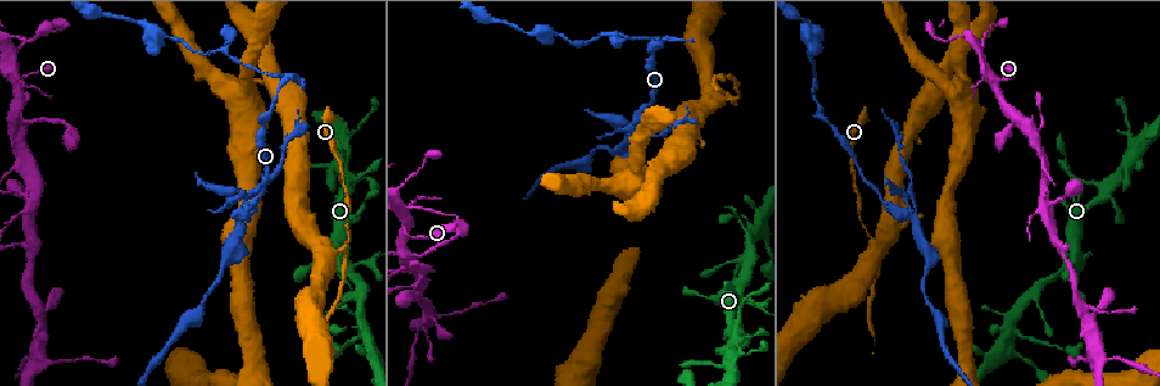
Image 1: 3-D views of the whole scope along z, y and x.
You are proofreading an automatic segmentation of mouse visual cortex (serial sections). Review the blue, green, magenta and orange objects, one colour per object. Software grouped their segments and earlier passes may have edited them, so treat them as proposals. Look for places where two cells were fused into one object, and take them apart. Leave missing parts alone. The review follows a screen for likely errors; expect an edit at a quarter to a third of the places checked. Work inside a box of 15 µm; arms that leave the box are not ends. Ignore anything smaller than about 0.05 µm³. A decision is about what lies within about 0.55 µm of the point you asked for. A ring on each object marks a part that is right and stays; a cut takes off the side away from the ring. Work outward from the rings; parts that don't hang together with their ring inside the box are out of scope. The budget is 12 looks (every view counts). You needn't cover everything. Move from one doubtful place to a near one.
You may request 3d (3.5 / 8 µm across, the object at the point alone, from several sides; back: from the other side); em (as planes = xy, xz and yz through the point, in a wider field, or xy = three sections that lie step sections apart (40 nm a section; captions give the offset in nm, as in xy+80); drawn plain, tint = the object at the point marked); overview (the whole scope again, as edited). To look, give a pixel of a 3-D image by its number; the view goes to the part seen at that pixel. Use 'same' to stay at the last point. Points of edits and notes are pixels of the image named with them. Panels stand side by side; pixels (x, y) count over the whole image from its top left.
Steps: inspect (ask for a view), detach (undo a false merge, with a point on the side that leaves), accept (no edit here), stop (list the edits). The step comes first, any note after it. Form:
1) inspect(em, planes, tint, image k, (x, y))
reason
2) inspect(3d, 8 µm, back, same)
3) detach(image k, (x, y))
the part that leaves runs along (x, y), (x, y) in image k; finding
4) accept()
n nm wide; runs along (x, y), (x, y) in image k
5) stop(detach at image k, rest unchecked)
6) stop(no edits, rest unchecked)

inspect(3d, 8 µm, image 1, (858, 217))
thin neck

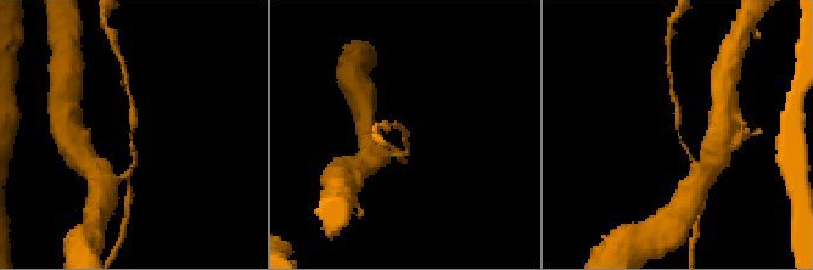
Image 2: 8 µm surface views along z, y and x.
inspect(em, xy, step 2, tint, image 2, (130, 137))
arms of 150, 150 nm; shape alone is not enough

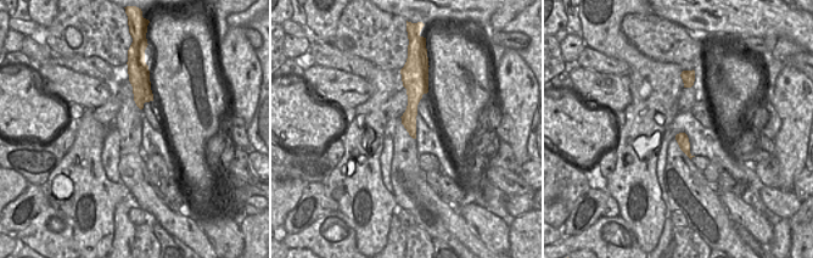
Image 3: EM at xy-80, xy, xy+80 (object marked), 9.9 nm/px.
accept()
runs along (676, 100), (678, 135), (699, 167) in image 2; continuous, no second cell

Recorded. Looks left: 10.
inspect(3d, 3.5 µm, image 1, (666, 40))
abrupt turn

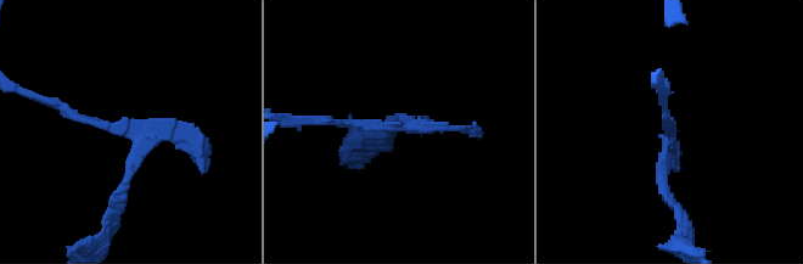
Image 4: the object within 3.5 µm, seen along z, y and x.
inspect(em, xy, step 3, tint, image 4, (405, 131))

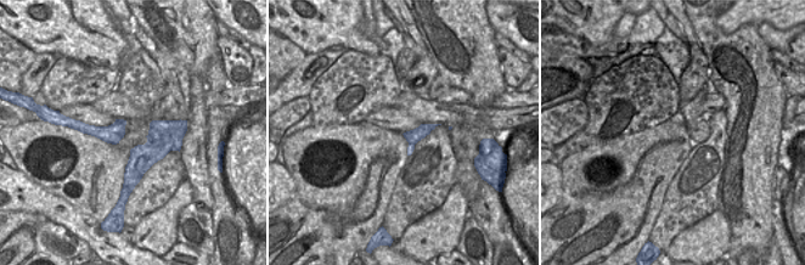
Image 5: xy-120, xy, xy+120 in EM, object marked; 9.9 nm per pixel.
accept()
140 nm wide; runs along (117, 200), (135, 133), (56, 102) in image 4; continuous, no second cell

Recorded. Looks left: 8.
inspect(3d, 3.5 µm, back, image 1, (806, 48))
sharp bend

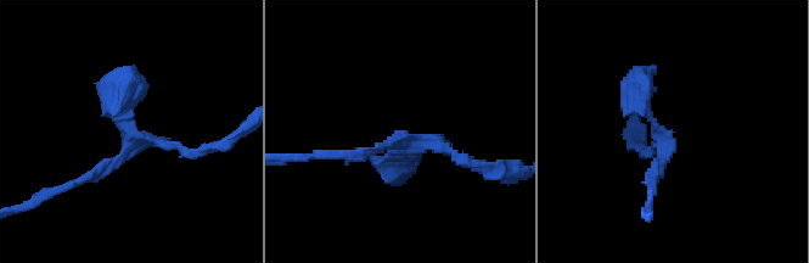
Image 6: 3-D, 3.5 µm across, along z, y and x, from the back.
inspect(em, xy, step 2, tint, image 6, (663, 142))
3 arms; arms of 150, 150, 300 nm

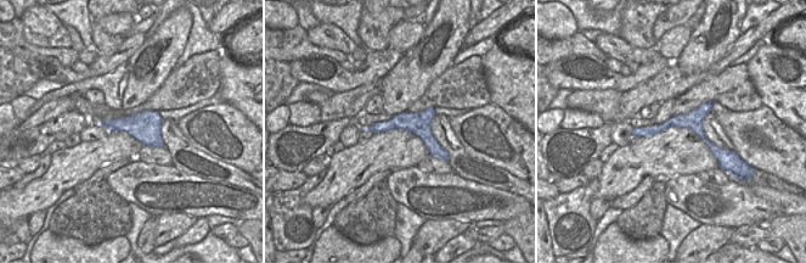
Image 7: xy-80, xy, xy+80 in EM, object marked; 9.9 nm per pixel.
accept()
runs along (346, 154), (432, 141), (481, 167) in image 6; one cell here

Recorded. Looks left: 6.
inspect(3d, 8 µm, image 1, (915, 214))
branch point

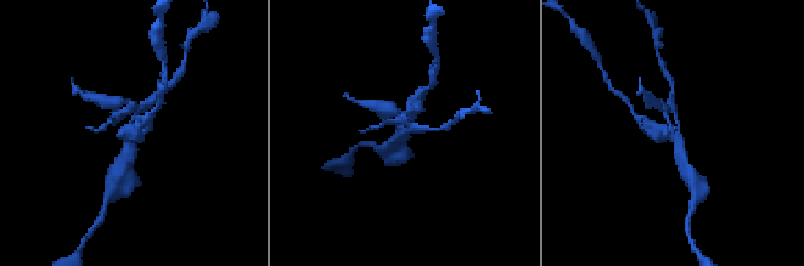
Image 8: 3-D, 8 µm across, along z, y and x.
inspect(em, xy, step 3, tint, image 8, (129, 130))

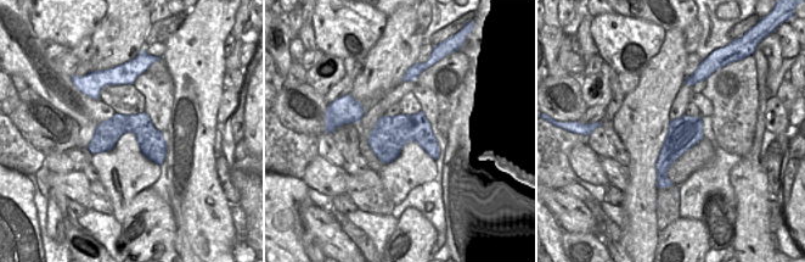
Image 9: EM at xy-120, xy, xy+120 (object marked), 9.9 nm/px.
accept()
runs along (650, 125), (675, 134), (684, 167) in image 8; one cell here

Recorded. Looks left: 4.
inspect(3d, 8 µm, back, image 1, (983, 47))
sudden change in width

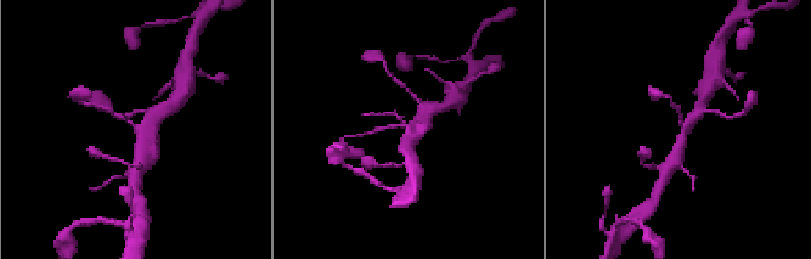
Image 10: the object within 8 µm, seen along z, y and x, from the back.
inspect(em, xy, step 2, tint, image 10, (404, 127))

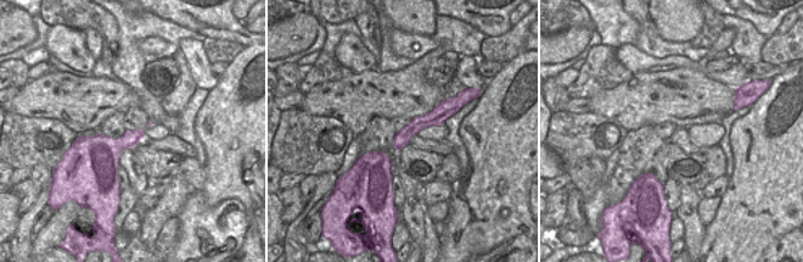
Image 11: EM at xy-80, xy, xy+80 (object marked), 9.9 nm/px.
accept()
runs along (451, 111), (417, 123), (396, 143) in image 11; all the same cell

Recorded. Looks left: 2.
stop(no edits, rest unchecked)

